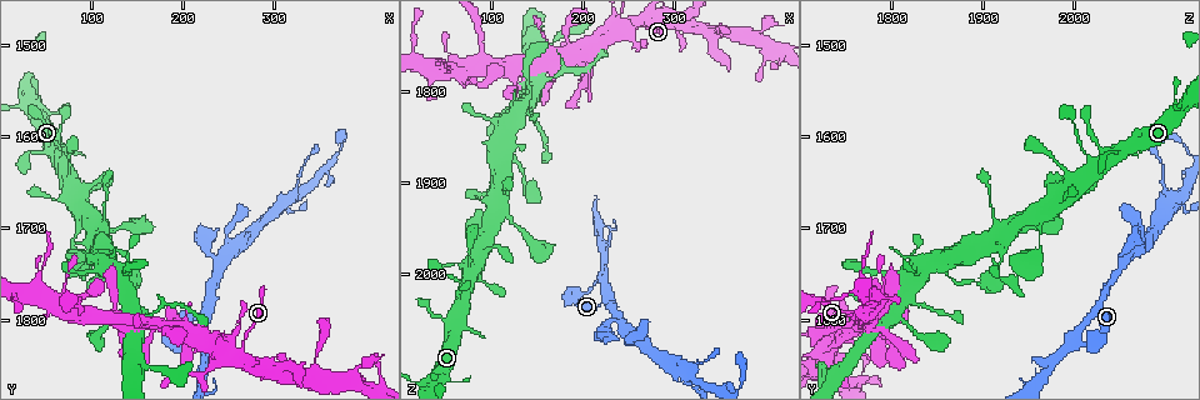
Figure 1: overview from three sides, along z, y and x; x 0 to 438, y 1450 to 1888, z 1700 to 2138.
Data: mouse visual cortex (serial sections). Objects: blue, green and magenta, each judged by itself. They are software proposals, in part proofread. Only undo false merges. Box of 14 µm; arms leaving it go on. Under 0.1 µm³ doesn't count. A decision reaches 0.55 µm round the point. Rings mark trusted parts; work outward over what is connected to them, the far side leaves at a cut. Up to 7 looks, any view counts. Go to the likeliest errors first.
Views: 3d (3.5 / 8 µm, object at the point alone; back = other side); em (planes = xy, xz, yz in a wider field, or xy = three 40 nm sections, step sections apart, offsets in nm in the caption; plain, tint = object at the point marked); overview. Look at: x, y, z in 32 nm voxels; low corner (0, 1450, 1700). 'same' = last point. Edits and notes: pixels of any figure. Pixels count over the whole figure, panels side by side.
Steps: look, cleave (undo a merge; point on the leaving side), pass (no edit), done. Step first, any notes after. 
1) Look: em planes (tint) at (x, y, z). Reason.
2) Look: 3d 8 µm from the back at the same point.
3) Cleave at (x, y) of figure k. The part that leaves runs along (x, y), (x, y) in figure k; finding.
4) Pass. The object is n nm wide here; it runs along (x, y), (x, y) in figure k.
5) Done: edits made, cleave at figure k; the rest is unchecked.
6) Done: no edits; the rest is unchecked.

Look: 3d 8 µm at (310, 1675, 2100).

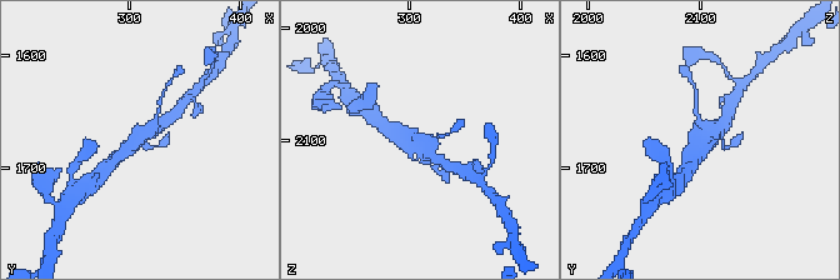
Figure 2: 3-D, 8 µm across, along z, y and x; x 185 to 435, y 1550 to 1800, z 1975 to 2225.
Look: em xy step 3 (tint) at (310, 1674, 2106).

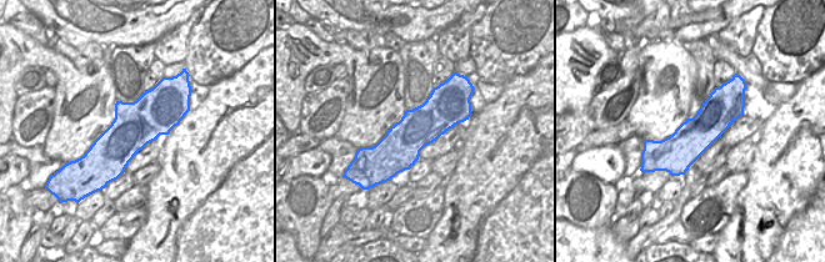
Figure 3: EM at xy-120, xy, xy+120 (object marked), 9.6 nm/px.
Pass. It runs along (465, 111), (365, 151) in figure 3; one cell here.

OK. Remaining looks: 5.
Look: 3d 3.5 µm at (225, 1825, 2005). Branch point.

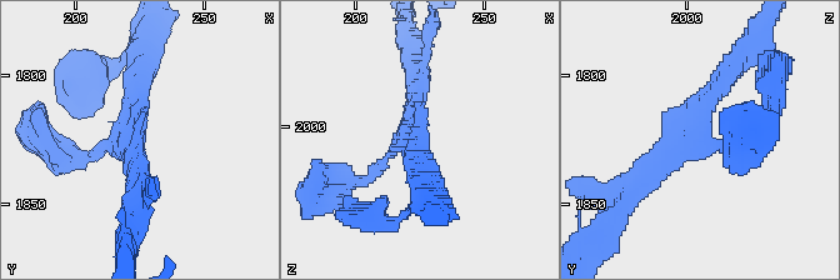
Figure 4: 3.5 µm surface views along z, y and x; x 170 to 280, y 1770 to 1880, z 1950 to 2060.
Look: em xy step 2 (tint) at (222, 1823, 2000). 3 arms meet here; the arms are 150, 200, 300 nm wide.

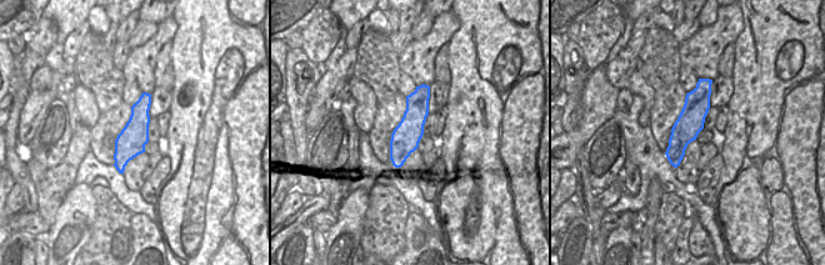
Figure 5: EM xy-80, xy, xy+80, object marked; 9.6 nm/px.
Pass. It runs along (705, 81), (679, 139), (675, 163) in figure 5; one cell here.

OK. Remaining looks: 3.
Look: 3d 3.5 µm at (190, 1805, 1765). A narrow waist.

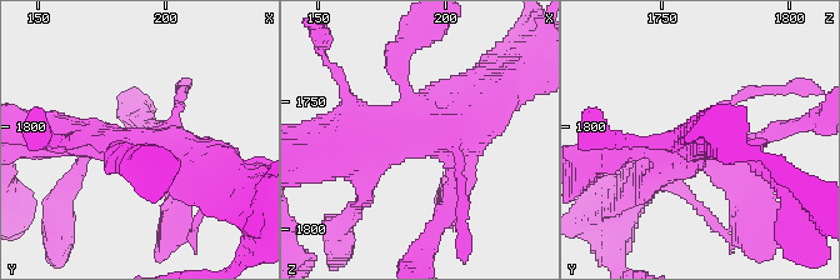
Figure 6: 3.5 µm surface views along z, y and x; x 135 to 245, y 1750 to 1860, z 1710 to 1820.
Look: em xy step 1 (tint) at (186, 1808, 1761). Shape alone is not enough.

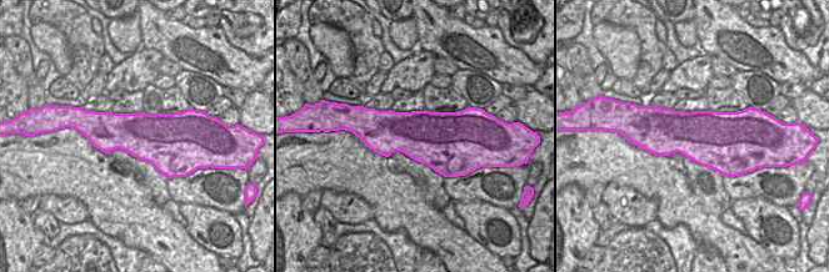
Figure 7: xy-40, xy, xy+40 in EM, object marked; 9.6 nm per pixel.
Pass. One cell here.

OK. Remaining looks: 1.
Done: no edits; the rest is unchecked.

